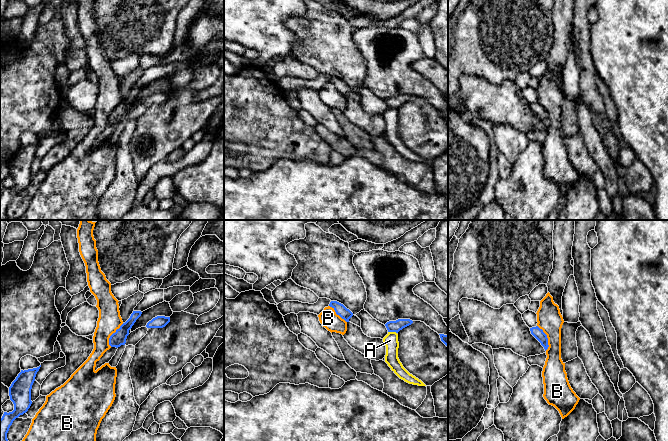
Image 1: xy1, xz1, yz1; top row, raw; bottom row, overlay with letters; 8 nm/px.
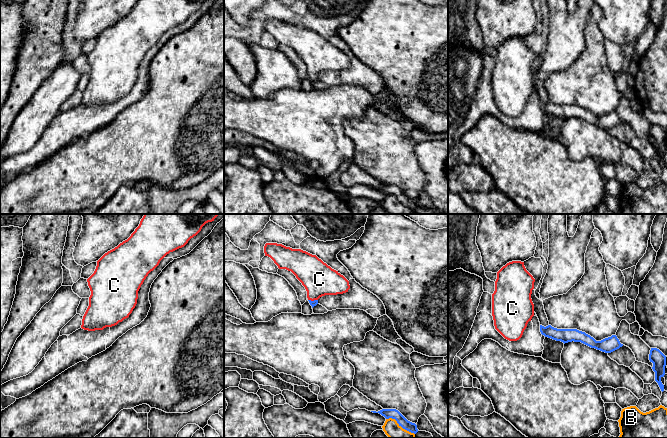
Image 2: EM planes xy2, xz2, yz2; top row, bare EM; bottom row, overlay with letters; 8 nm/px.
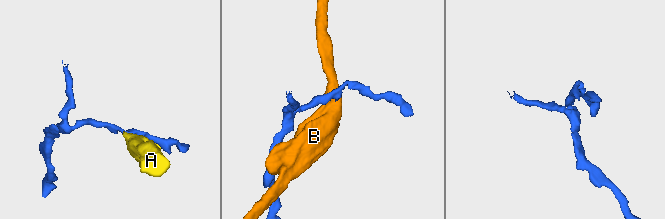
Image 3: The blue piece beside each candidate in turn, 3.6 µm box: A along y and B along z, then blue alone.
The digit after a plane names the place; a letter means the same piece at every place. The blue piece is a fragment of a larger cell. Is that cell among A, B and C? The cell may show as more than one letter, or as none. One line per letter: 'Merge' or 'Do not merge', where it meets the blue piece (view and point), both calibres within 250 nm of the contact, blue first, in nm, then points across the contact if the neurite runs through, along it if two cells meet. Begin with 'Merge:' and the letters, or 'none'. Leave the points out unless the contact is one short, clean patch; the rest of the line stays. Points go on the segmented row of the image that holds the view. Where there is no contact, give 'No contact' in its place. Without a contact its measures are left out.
Merge: C
A: Do not merge. Touches blue at xz1 (392, 331). Thickness 100 nm (blue) against 110 nm. Boundary: xz1 (388, 331), (396, 333)
B: Do not merge. Touches blue at yz1 (547, 338). Thickness 90 nm (blue) against 200 nm
C: Merge. Touches blue at xz2 (314, 300). Thickness 50 nm (blue) against 260 nm. Path across: xz2 (313, 303), (314, 300), (314, 291), (319, 279)

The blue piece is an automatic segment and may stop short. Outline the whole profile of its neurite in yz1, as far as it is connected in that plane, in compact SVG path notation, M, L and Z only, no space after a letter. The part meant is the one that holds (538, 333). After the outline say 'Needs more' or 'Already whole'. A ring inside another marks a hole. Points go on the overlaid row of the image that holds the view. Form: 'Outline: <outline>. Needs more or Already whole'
Outline: M538 326L530 328L531 334L541 343L545 351L548 349L547 335Z. Already whole

